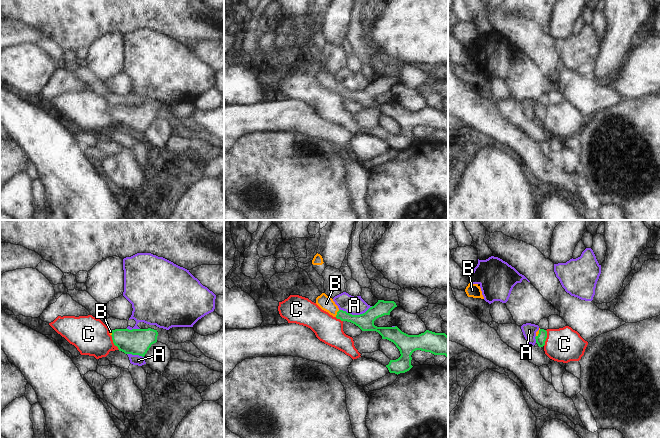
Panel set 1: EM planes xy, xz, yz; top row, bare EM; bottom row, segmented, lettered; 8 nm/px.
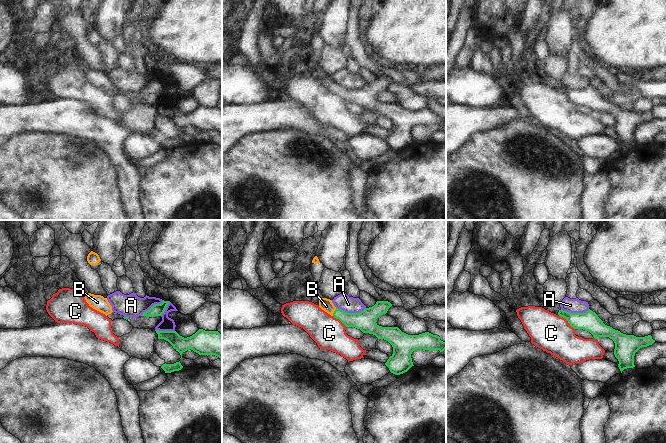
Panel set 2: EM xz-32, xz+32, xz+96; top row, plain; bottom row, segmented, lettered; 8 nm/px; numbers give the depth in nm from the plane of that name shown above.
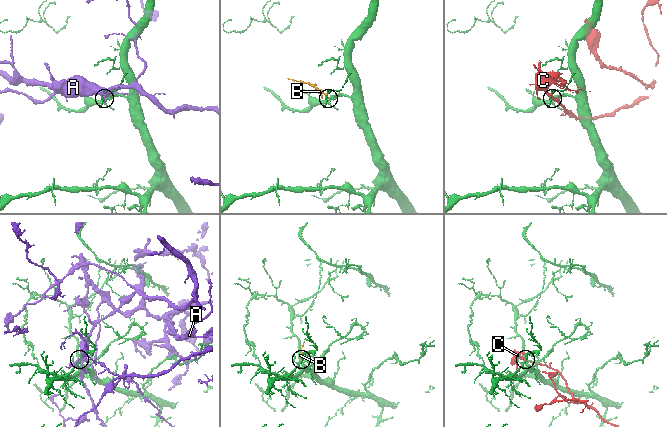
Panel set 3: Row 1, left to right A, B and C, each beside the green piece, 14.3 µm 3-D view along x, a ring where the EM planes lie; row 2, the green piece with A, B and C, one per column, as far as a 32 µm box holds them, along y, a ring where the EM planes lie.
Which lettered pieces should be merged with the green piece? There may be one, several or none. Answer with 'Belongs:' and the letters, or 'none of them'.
Belongs: B.

